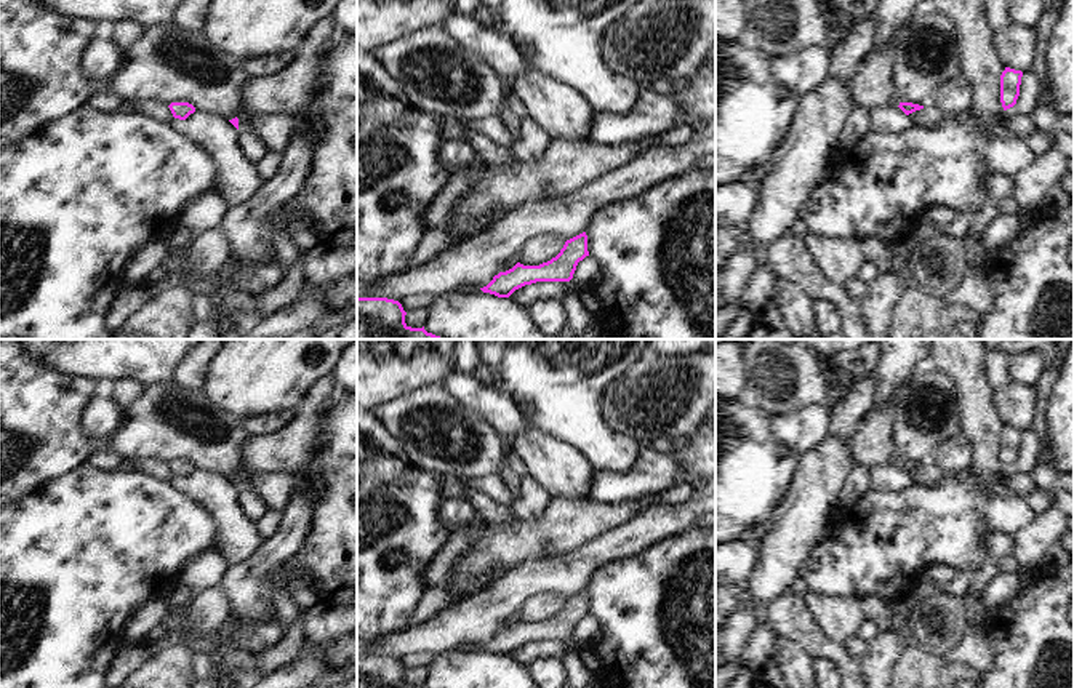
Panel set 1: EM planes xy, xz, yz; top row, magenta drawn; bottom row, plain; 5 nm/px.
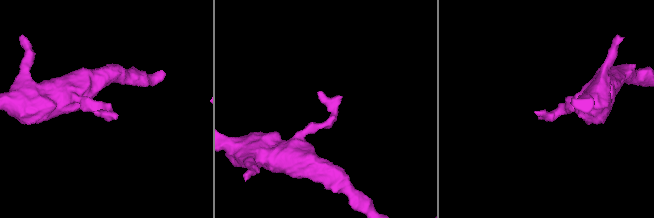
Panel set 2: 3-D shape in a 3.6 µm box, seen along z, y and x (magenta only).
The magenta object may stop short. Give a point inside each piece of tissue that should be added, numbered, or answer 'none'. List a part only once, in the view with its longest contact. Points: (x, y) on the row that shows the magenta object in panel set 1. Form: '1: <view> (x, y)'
1: yz (873, 87)

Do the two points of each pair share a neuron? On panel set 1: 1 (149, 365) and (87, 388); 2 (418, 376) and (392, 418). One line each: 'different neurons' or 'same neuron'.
1: different neurons
2: different neurons

